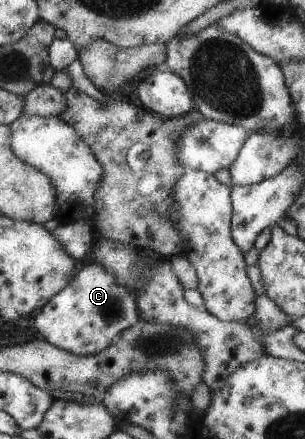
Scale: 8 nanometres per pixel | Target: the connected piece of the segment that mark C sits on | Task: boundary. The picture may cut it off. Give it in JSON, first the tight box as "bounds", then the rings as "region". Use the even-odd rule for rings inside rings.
{"bounds":[34,264,137,356],"region":[[[86,264],[36,314],[34,328],[45,342],[73,355],[90,356],[108,347],[112,338],[137,320],[134,294],[116,284],[100,264]]]}

